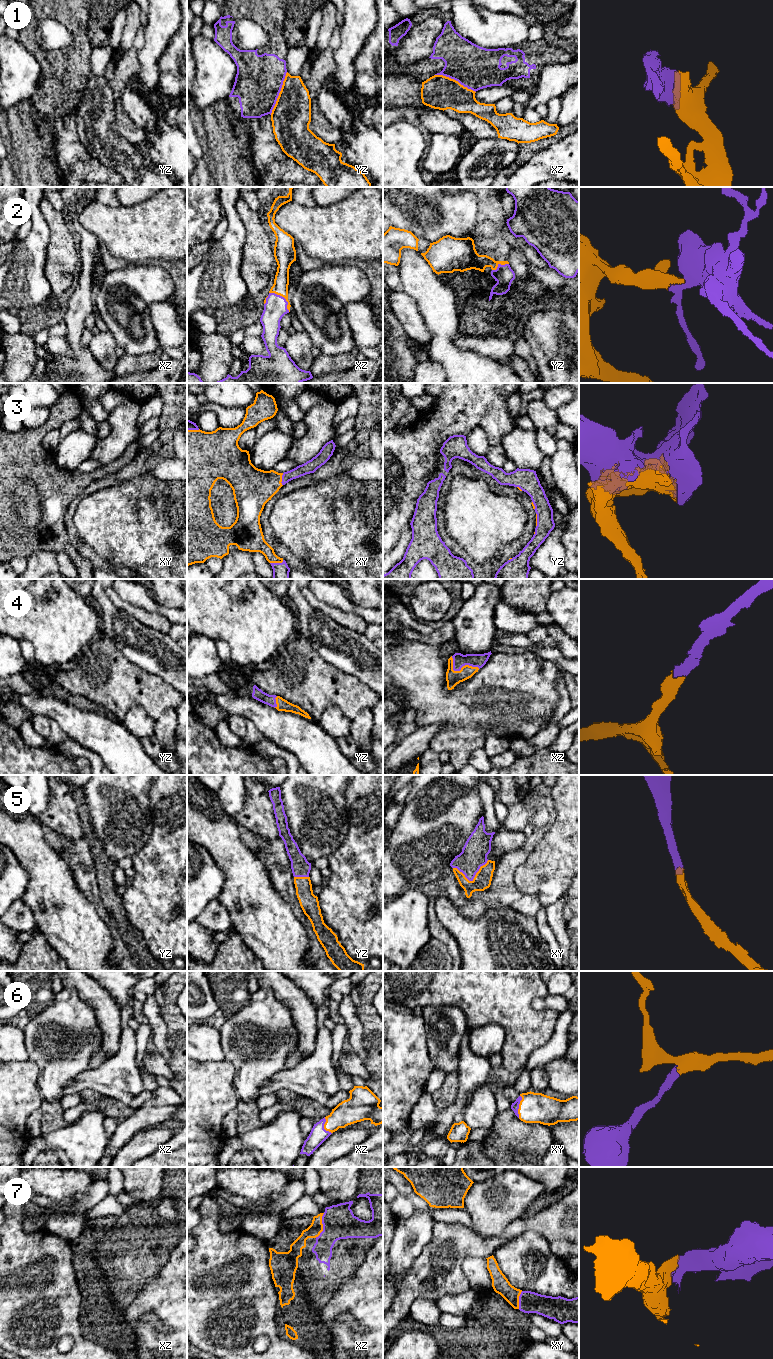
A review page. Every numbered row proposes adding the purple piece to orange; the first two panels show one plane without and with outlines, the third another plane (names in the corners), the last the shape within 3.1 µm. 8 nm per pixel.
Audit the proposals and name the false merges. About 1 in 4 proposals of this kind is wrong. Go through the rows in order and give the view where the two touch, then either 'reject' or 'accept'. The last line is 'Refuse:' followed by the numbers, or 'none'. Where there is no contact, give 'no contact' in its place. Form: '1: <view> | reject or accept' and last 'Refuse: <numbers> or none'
1: yz | reject
2: xz | accept
3: xy | accept
4: xz | accept
5: xy | accept
6: xy | accept
7: xz | accept
Refuse: 1

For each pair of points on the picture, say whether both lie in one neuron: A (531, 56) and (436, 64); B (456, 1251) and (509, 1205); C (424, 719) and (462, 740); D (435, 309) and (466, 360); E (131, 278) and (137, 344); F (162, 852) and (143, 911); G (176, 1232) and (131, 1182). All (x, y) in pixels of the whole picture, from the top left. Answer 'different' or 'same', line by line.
A: same
B: different
C: same
D: same
E: same
F: same
G: different

